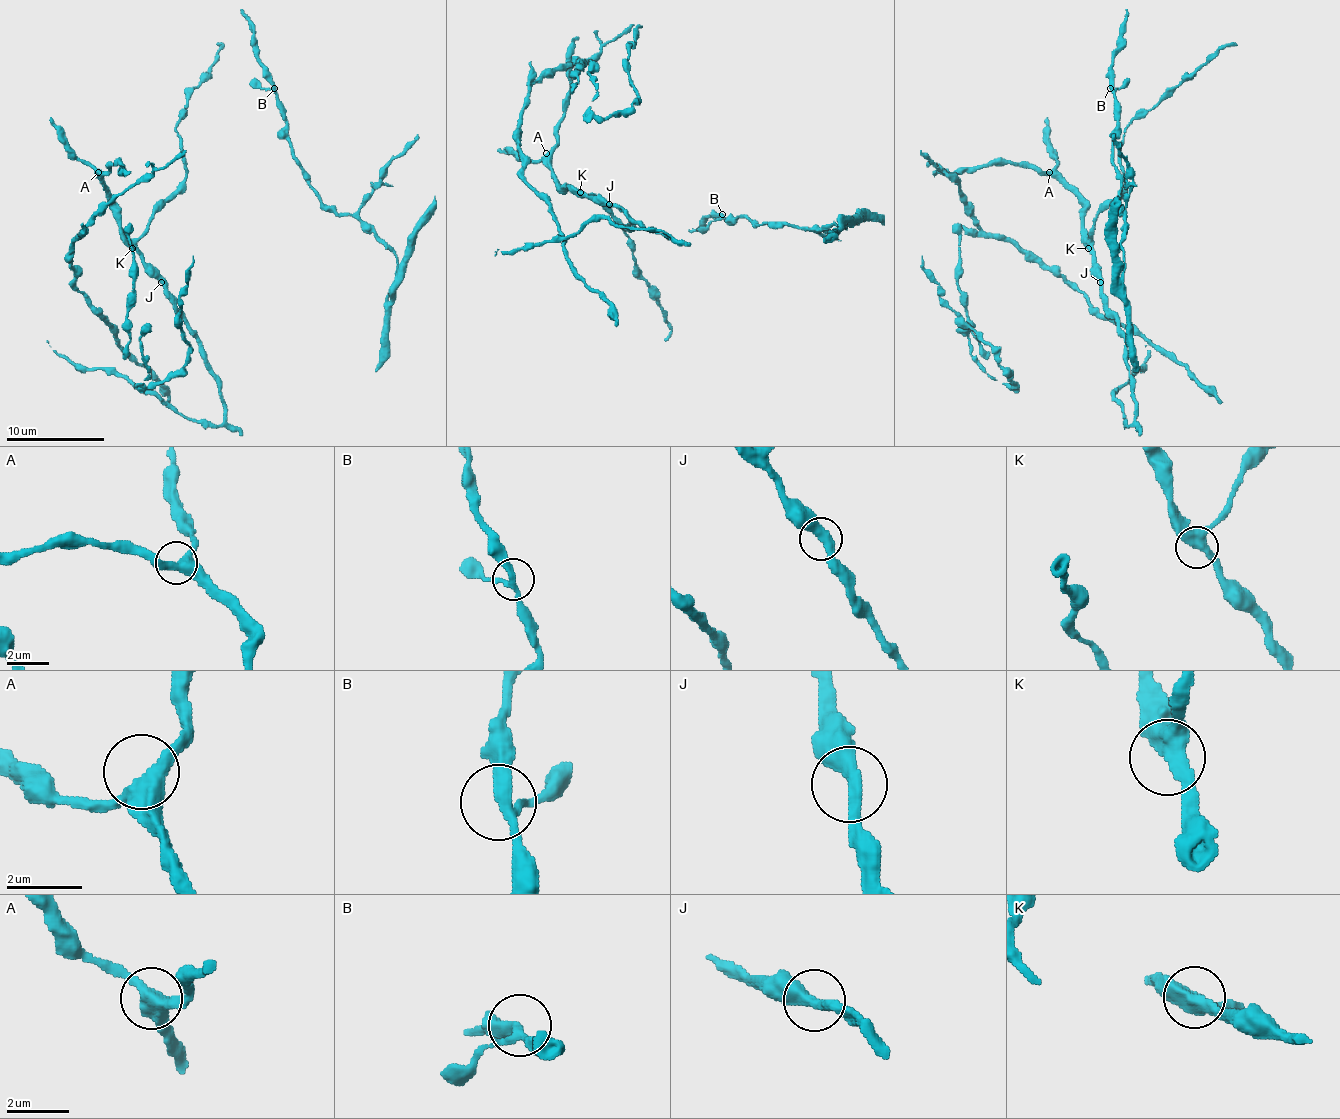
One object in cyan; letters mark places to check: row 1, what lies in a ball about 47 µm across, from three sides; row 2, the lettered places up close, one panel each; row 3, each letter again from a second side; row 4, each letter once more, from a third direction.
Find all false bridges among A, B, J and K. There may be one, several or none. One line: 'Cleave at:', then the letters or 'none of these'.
Cleave at: none of these

